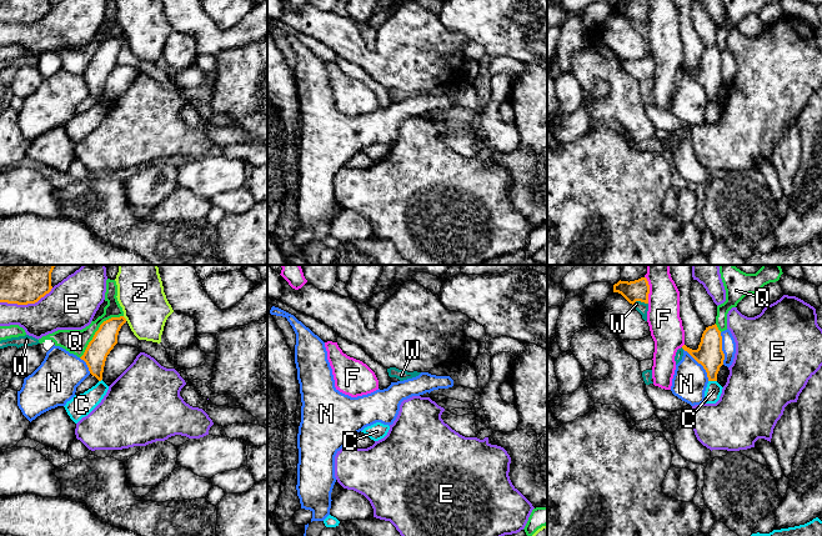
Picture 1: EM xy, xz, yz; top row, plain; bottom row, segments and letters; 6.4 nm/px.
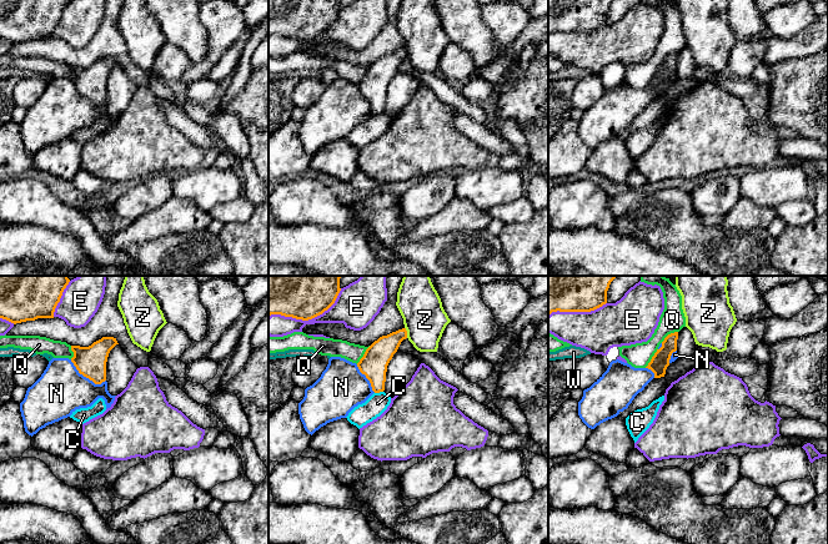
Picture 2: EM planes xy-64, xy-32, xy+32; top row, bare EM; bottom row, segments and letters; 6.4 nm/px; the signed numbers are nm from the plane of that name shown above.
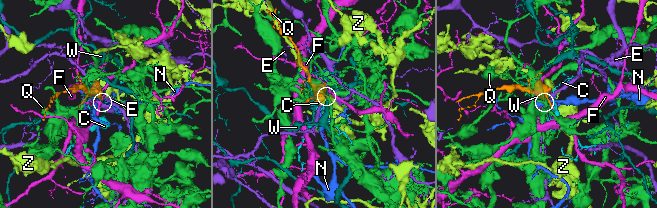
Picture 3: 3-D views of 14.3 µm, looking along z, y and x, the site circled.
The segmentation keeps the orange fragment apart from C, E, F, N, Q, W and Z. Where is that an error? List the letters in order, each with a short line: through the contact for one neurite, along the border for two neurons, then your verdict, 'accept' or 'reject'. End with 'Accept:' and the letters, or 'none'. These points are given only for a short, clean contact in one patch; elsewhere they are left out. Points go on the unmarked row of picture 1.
C: line yz (708, 100), (716, 101); reject
E: reject
F: reject
N: reject
Q: reject
W: reject
Z: reject
Accept: none

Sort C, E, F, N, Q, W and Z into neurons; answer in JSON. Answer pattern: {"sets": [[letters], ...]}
{"sets": [["C"], ["E"], ["F"], ["N"], ["Q"], ["W"], ["Z"]]}

